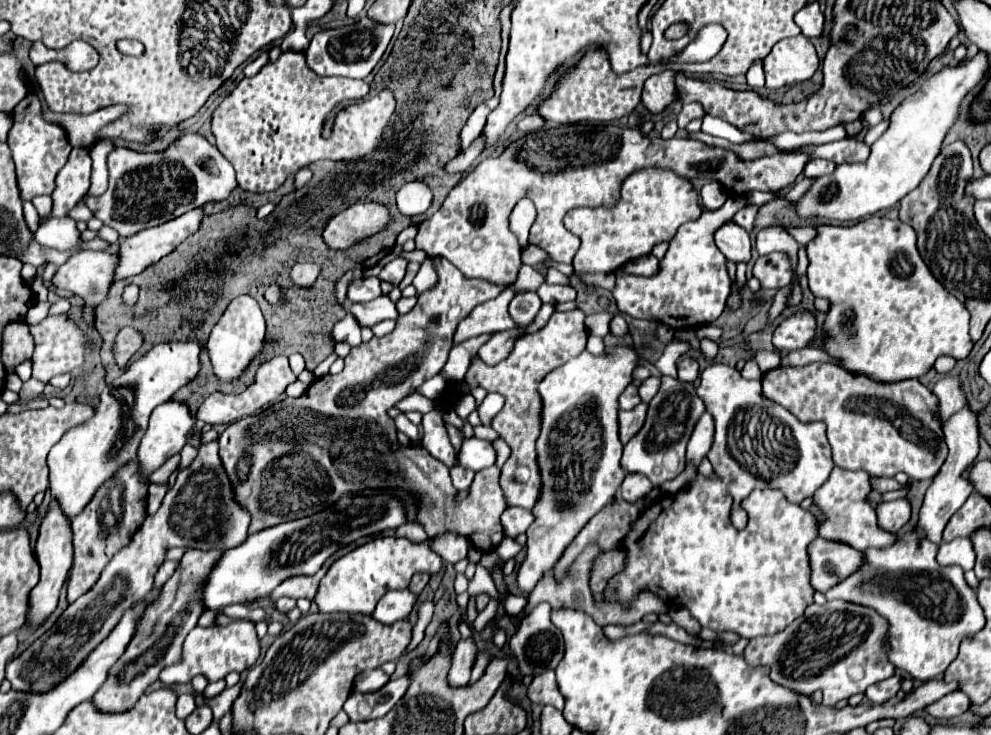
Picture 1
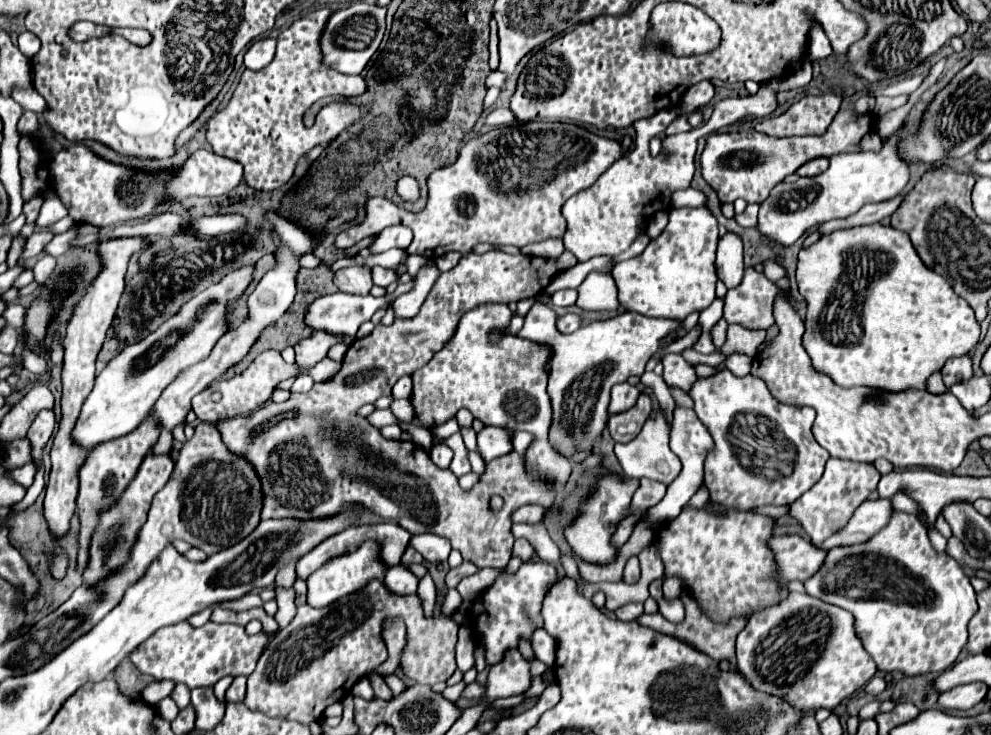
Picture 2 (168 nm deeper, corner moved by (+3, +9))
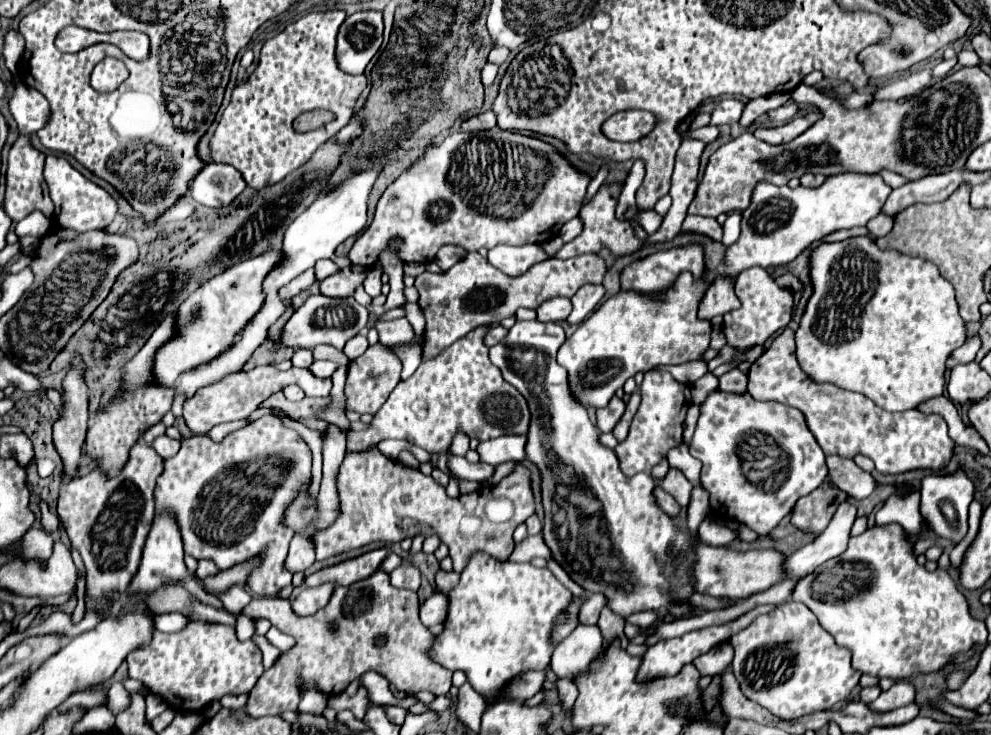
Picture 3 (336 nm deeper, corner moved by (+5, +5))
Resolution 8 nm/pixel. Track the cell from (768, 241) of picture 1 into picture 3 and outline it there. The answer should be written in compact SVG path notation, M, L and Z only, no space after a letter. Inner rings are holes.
M785 328L783 334L779 334L773 340L769 350L765 350L763 356L751 366L751 370L749 370L749 394L755 400L781 402L781 404L787 404L787 406L801 410L811 434L815 436L817 444L821 446L821 450L827 456L837 454L843 458L853 458L855 454L867 454L881 474L901 474L901 472L917 470L917 468L941 470L947 466L947 462L953 456L953 440L947 436L947 424L941 416L921 414L919 410L911 410L911 412L897 414L897 424L881 424L883 410L879 406L871 404L871 400L867 400L863 394L847 392L835 384L819 384L807 376L799 368L799 362L795 356L795 338L793 336L795 334L789 328Z

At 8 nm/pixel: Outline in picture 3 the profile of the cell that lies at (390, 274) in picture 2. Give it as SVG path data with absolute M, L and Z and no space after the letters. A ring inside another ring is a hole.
M377 266L377 268L373 268L373 270L367 274L367 278L365 278L365 282L363 282L365 292L367 292L371 298L375 298L375 296L381 294L381 274L383 274L383 270Z

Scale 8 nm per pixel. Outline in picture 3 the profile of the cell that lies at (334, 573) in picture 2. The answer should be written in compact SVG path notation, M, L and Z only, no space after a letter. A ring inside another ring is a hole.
M321 584L317 588L305 588L291 602L291 608L297 612L297 616L311 616L327 604L327 600L331 598L333 588L335 588L333 584Z

